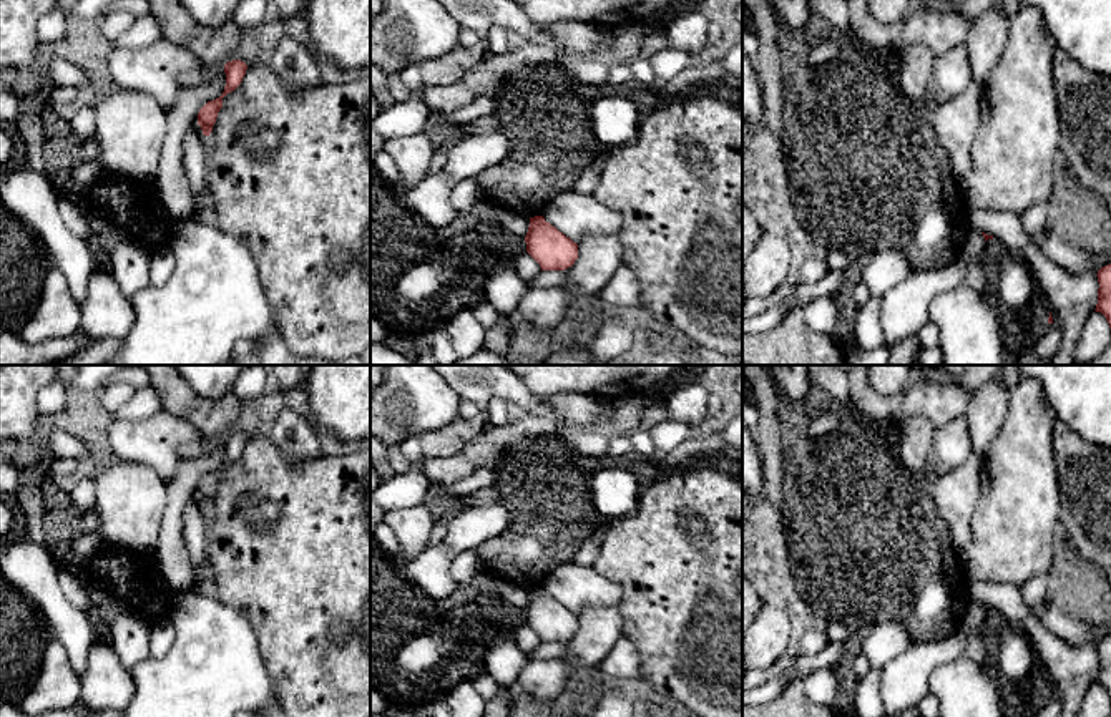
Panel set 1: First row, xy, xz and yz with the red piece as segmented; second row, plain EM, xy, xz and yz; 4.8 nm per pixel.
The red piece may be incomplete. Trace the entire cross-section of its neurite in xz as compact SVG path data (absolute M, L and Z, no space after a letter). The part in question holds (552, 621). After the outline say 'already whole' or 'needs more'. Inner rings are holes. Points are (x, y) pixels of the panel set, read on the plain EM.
M543 588L530 589L525 614L526 624L541 642L565 642L578 631L578 616L546 594Z | already whole

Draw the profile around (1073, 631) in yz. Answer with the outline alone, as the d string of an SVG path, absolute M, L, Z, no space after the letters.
M1055 602L1043 611L1041 624L1055 636L1073 646L1098 646L1088 622L1071 617L1061 611Z

